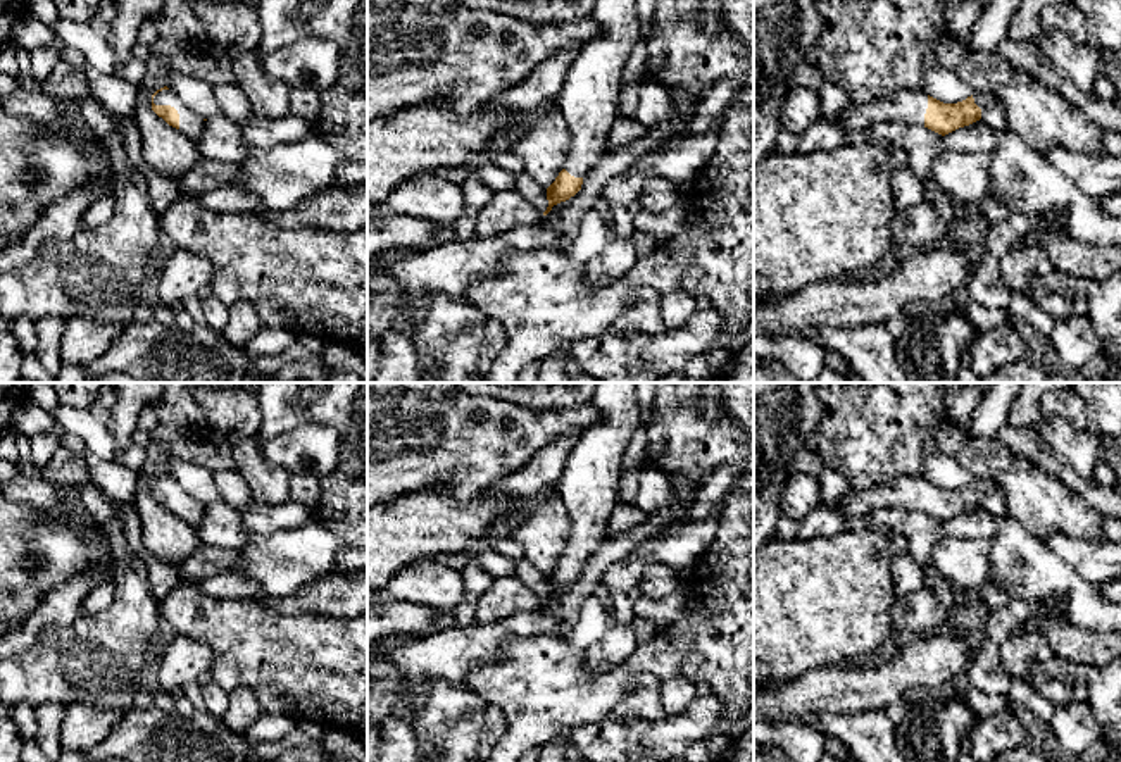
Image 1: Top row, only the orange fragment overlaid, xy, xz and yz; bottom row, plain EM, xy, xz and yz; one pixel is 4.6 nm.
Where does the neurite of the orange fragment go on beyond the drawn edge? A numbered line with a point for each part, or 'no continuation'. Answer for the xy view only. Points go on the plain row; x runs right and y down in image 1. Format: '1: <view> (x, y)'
1: xy (192, 511)

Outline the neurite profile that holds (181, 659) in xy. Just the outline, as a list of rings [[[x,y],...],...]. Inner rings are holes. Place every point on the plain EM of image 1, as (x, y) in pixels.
[[[167,634],[159,643],[157,681],[160,691],[172,693],[193,681],[207,679],[214,655],[207,643]]]

